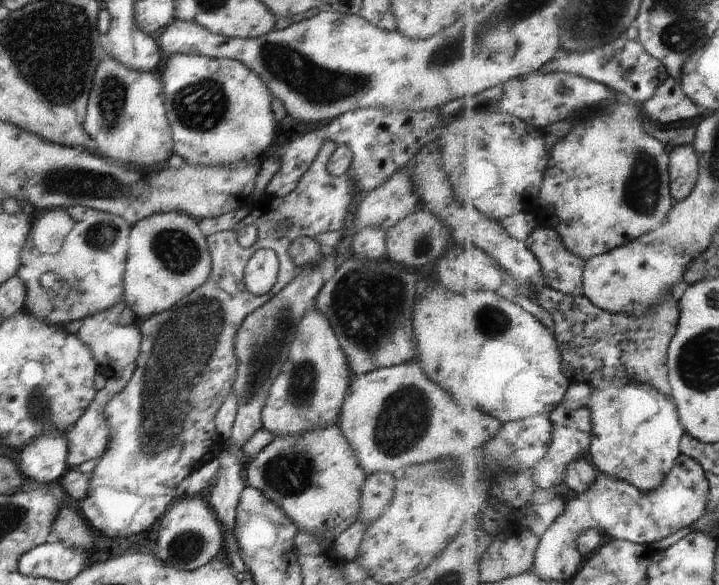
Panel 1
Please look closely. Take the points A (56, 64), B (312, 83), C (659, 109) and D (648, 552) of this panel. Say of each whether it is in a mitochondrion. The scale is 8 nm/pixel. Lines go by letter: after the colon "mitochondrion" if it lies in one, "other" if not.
A: mitochondrion
B: mitochondrion
C: other
D: other

